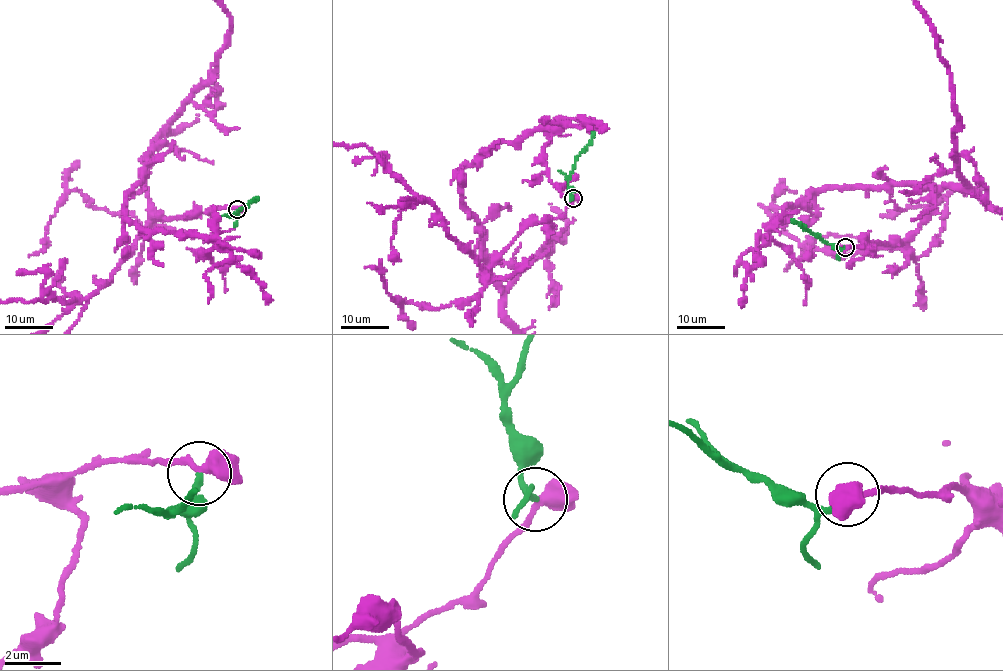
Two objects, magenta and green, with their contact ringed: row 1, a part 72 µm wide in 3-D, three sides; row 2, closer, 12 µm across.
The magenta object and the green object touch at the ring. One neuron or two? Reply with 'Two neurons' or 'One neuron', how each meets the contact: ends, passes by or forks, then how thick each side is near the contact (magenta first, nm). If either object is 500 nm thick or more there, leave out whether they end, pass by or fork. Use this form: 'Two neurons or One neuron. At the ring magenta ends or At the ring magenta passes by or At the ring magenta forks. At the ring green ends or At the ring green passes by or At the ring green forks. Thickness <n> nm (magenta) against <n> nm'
Two neurons. At the ring magenta passes by. At the ring green ends. Thickness 420 nm (magenta) against 180 nm

